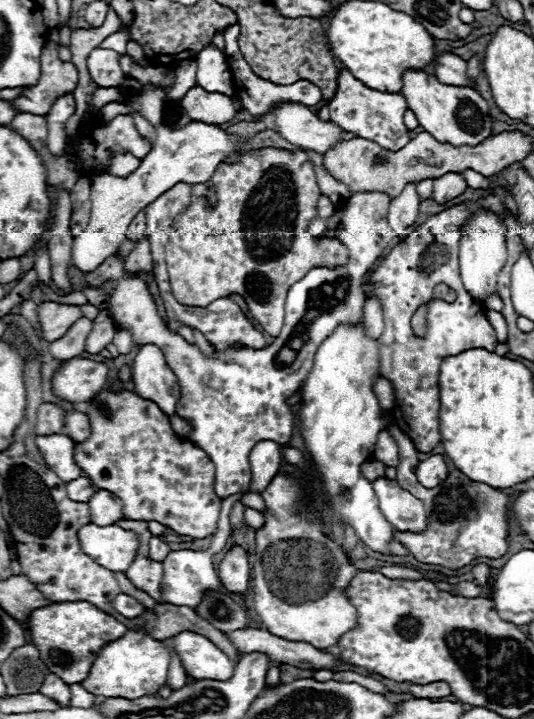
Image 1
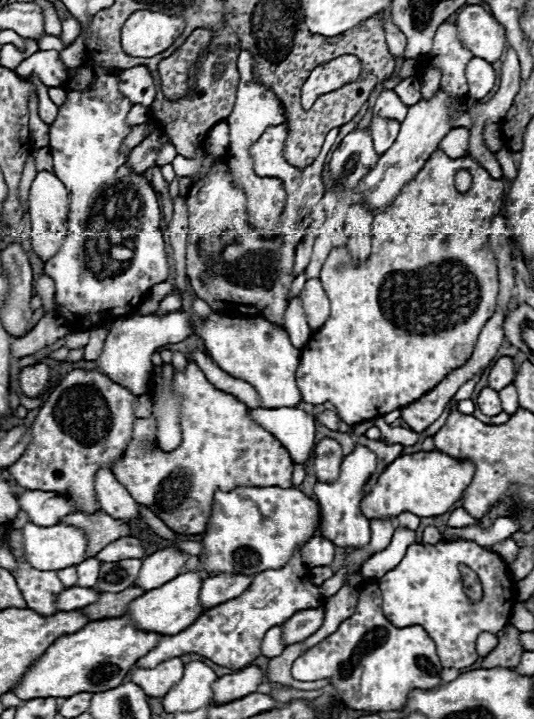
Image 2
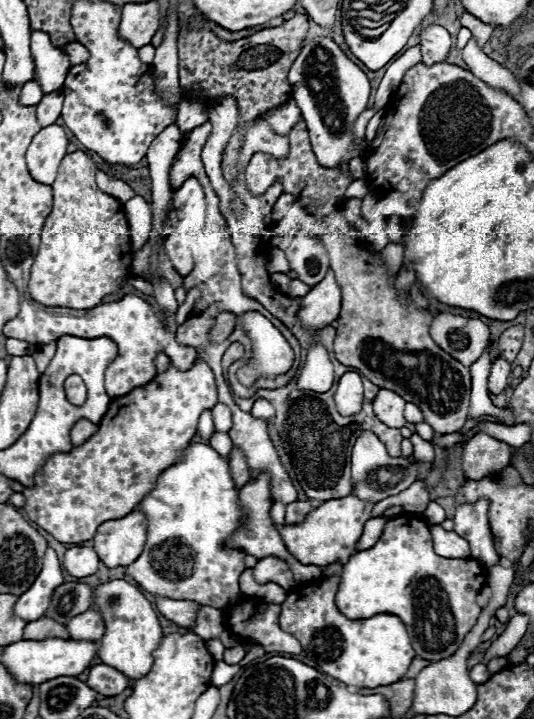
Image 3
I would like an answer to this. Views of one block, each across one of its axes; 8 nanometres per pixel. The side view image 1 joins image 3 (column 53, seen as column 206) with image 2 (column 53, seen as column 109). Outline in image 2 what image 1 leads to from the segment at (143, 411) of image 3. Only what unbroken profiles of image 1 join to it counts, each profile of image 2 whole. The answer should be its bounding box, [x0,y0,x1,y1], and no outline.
[8,370,136,514]

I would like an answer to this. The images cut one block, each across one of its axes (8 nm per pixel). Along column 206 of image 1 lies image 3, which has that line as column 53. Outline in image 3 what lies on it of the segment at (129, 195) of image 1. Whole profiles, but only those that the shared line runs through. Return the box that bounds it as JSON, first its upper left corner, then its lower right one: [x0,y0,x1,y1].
[26,124,68,184]

